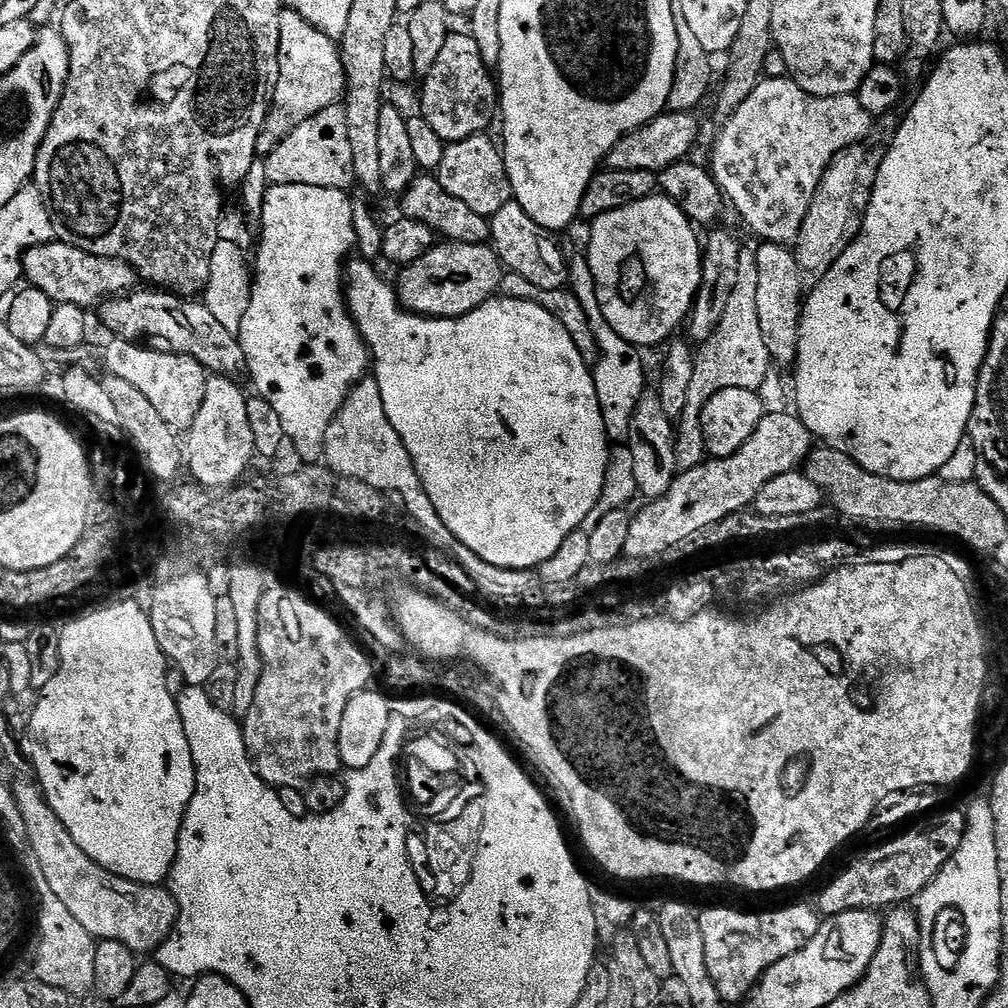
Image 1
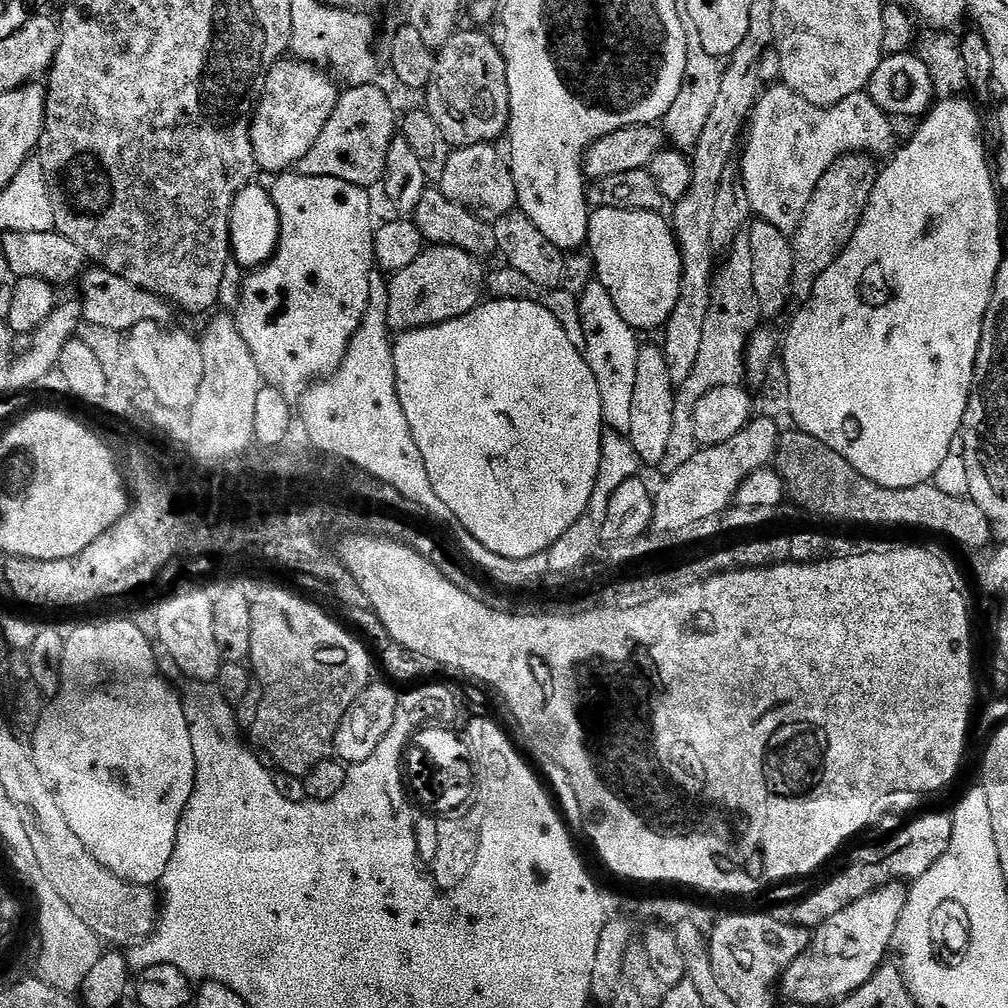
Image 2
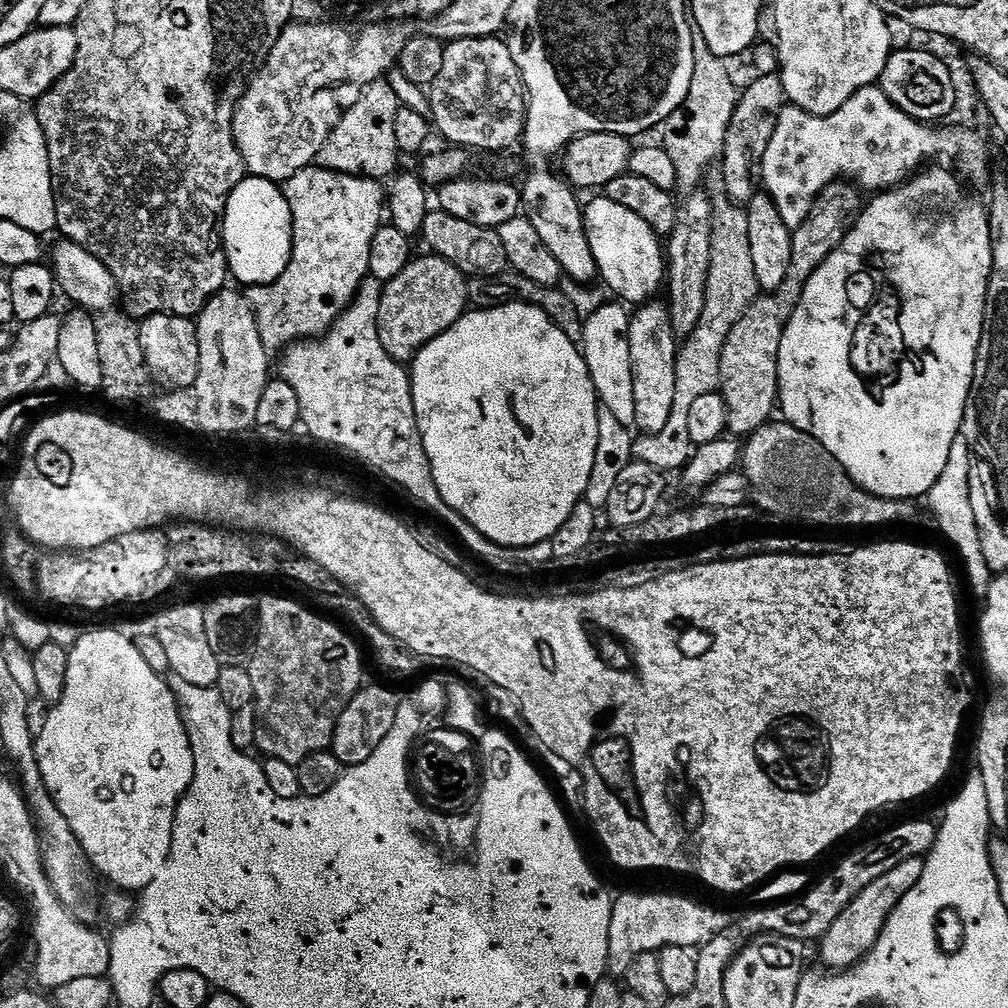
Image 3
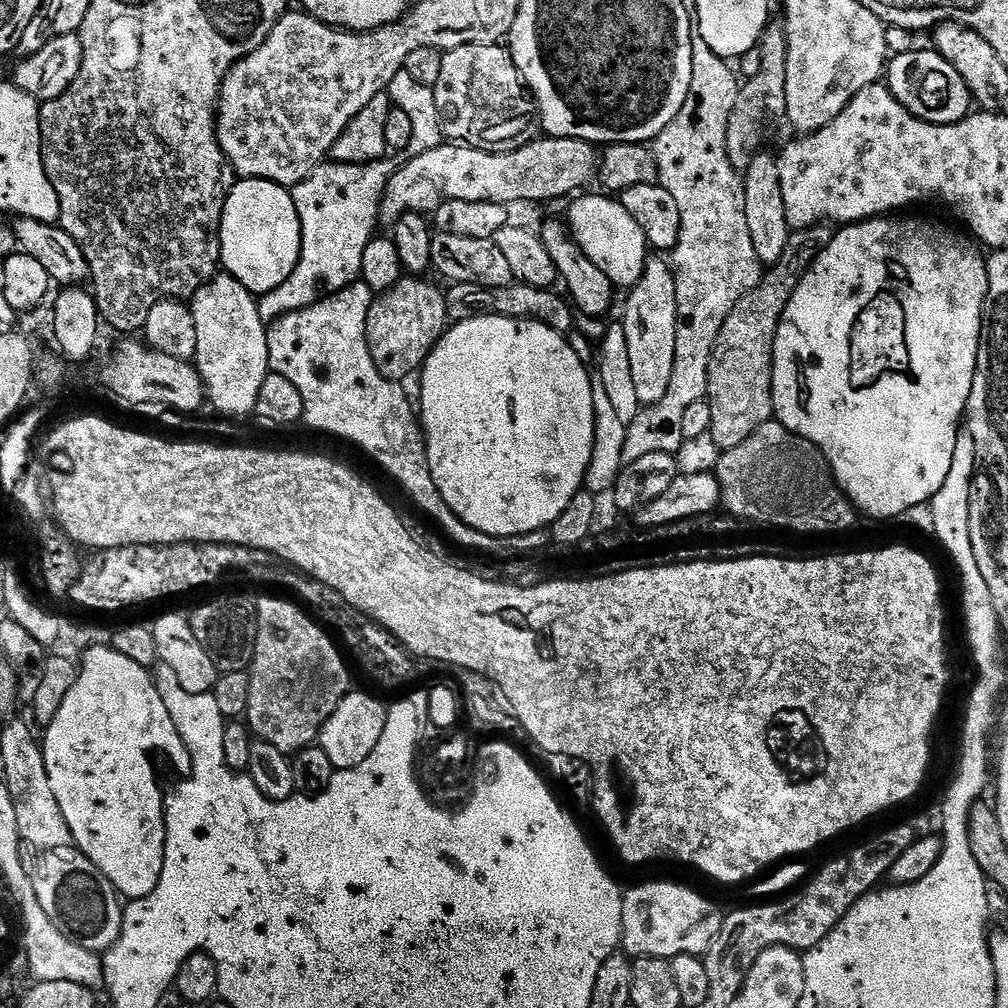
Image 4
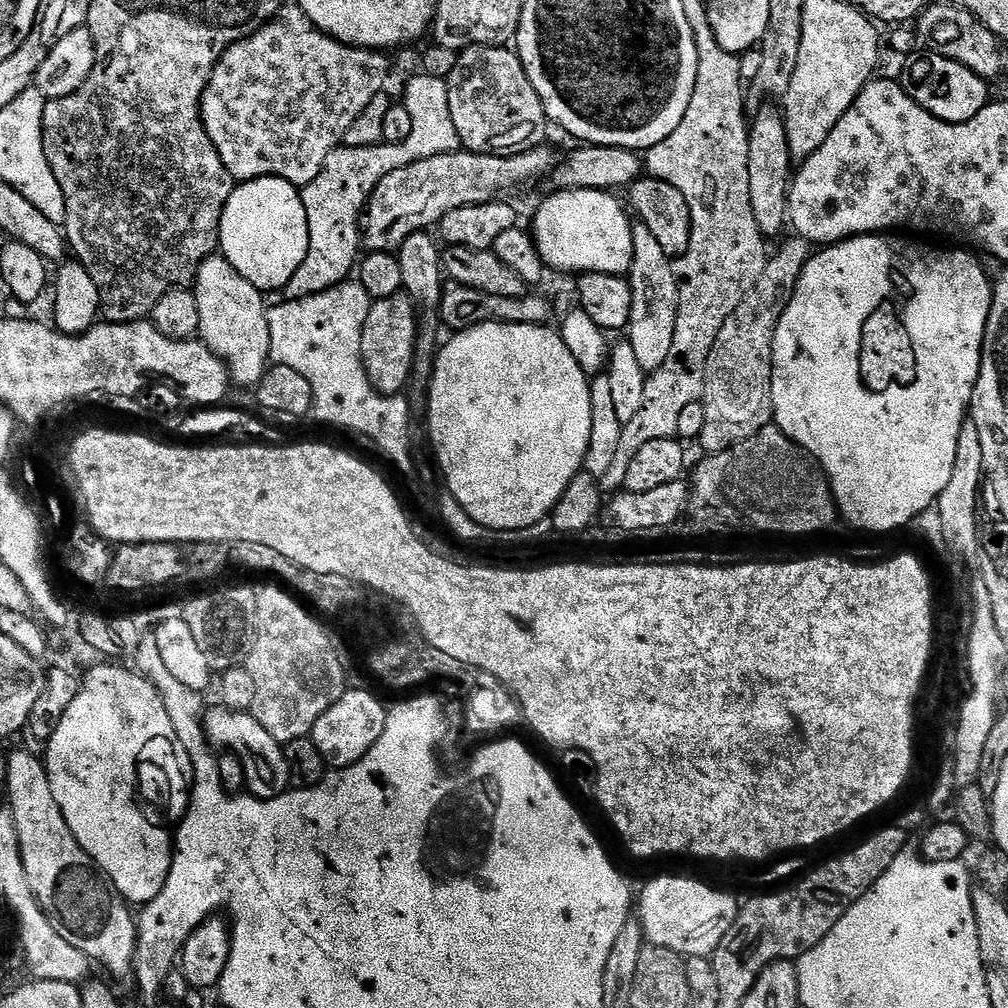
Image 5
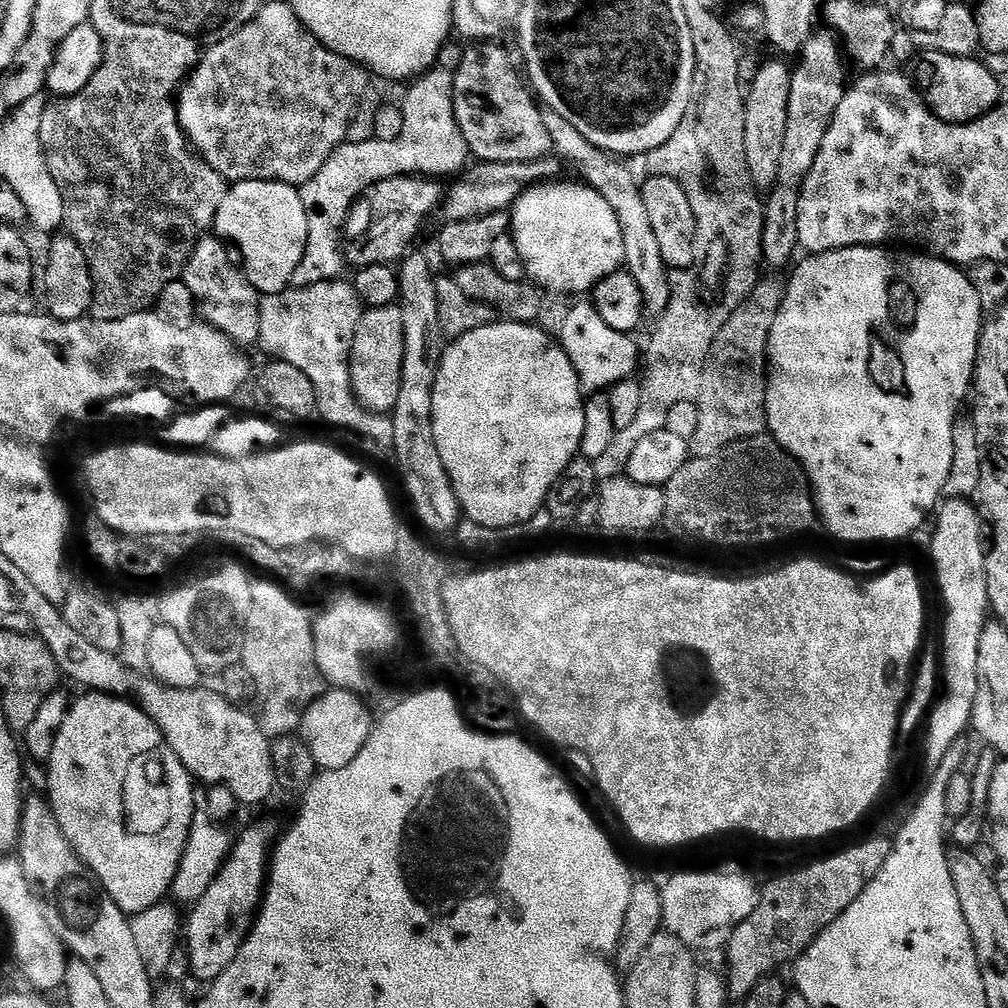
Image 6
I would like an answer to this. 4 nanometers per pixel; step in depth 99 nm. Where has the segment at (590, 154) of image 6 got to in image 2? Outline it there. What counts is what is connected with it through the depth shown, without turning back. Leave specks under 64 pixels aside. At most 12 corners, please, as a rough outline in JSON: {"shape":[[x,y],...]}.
{"shape":[[641,347],[626,435],[664,463],[676,392],[663,347]]}

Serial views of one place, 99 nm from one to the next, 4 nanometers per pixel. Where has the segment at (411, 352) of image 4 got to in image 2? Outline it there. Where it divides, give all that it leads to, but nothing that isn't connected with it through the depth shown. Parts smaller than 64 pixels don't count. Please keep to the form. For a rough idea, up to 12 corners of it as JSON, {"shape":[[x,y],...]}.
{"shape":[[454,246],[425,247],[388,280],[389,329],[465,316],[486,268]]}

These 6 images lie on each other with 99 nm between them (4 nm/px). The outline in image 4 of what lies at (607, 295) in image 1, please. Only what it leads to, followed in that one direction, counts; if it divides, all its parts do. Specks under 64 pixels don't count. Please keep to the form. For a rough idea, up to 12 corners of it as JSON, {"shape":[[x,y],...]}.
{"shape":[[608,194],[577,195],[570,235],[617,289],[650,256],[642,226]]}

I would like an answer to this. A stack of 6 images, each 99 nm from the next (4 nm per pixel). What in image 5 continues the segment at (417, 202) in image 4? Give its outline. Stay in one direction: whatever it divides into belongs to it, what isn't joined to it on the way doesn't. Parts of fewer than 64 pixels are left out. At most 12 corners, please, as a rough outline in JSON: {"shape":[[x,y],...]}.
{"shape":[[548,146],[461,150],[386,174],[362,216],[395,253],[450,210],[488,204],[554,167]]}

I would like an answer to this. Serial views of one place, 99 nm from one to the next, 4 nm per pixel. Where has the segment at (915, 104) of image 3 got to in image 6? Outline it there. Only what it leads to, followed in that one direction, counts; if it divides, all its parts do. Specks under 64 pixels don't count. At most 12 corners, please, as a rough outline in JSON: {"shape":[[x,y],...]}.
{"shape":[[921,51],[911,65],[928,109],[969,124],[1001,103],[972,56]]}

